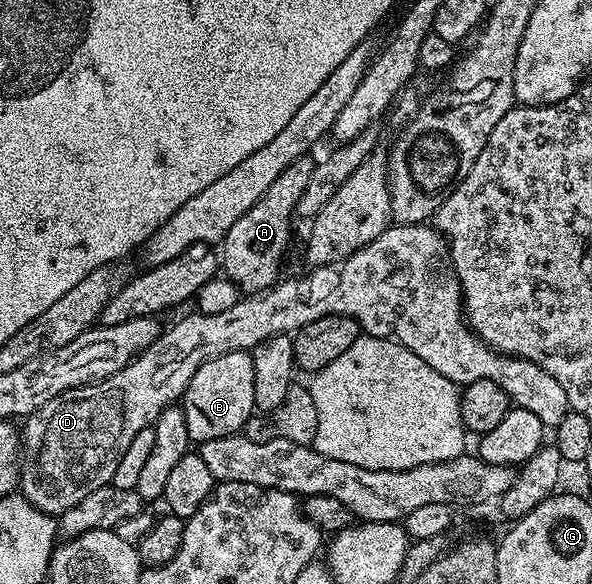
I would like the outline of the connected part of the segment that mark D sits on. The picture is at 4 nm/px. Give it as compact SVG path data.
M391 224L387 226L386 231L380 236L376 236L376 240L372 240L364 248L357 250L353 256L347 258L337 268L329 266L320 266L313 271L310 282L306 278L286 278L274 283L269 290L257 296L242 296L236 304L232 304L232 308L228 308L225 312L212 312L211 314L199 314L191 312L187 318L179 320L175 326L170 326L159 333L158 339L145 350L144 353L138 355L137 359L129 362L120 372L116 372L112 376L108 376L99 382L92 382L89 386L81 386L80 388L72 388L60 392L60 396L56 396L52 400L48 400L48 404L44 404L34 414L29 415L21 423L20 426L20 493L23 498L28 499L33 506L40 508L40 512L51 516L60 516L64 512L68 512L68 508L72 508L76 504L80 504L80 500L84 500L84 496L88 496L88 492L96 492L96 488L101 486L109 486L112 476L116 472L116 464L120 464L120 456L124 456L124 448L128 448L128 443L132 441L132 436L136 436L136 432L141 432L143 428L153 426L154 422L160 416L160 412L165 406L177 403L181 399L182 393L188 388L188 384L192 380L192 376L196 372L196 368L200 368L200 364L204 364L208 360L212 360L221 354L228 352L236 352L244 350L253 351L254 347L259 346L264 340L268 340L277 334L293 335L294 331L304 328L304 324L312 324L312 320L320 320L320 316L328 316L329 314L343 314L349 318L355 318L358 321L358 329L363 335L372 338L391 338L394 342L399 342L404 348L408 348L408 352L416 352L416 356L420 356L420 360L424 360L424 364L432 364L432 368L436 368L436 372L440 372L440 376L448 376L448 380L457 382L459 387L472 384L476 380L492 380L496 384L500 384L500 388L504 388L504 392L510 397L511 403L519 410L527 410L533 412L535 416L540 416L543 426L553 428L560 424L560 420L570 410L568 404L568 396L564 396L564 388L560 388L560 384L548 372L544 372L544 368L540 368L536 364L532 364L526 358L519 358L509 354L499 354L497 350L493 350L484 340L480 340L478 335L470 329L465 317L464 307L462 305L462 285L458 283L450 265L448 257L448 243L437 229L430 224L419 224L417 226L399 226Z

